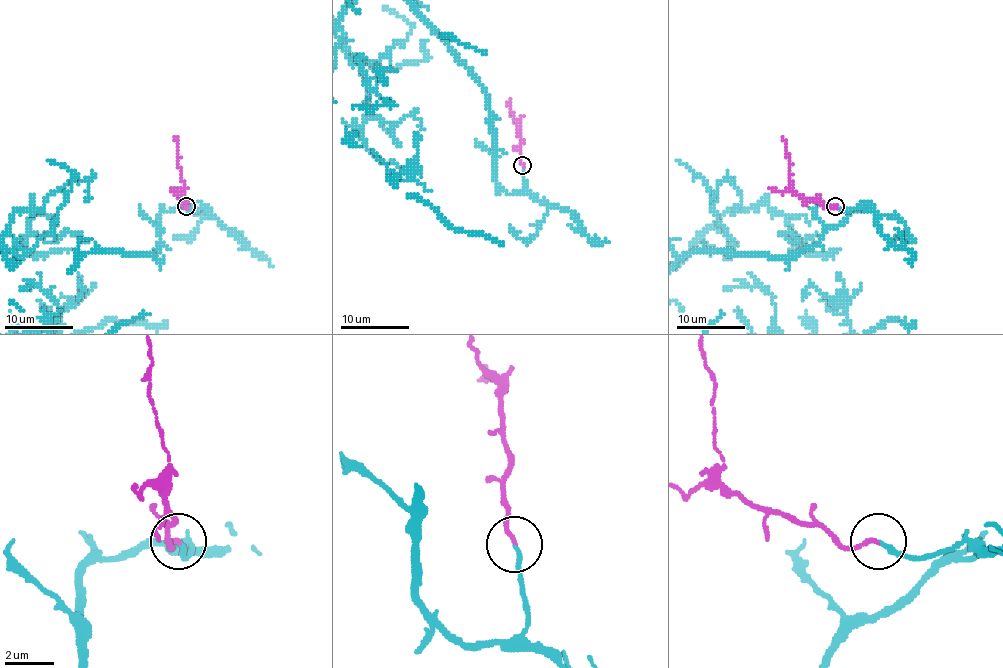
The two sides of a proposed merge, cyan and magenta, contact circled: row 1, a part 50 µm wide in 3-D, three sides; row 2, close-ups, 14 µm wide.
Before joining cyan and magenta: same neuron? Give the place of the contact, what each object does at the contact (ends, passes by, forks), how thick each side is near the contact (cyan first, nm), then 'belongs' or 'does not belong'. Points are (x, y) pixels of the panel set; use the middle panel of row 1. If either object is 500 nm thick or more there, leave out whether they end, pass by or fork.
place (522, 165); cyan ends; magenta ends; calibres 190 and 170 nm; belongs

